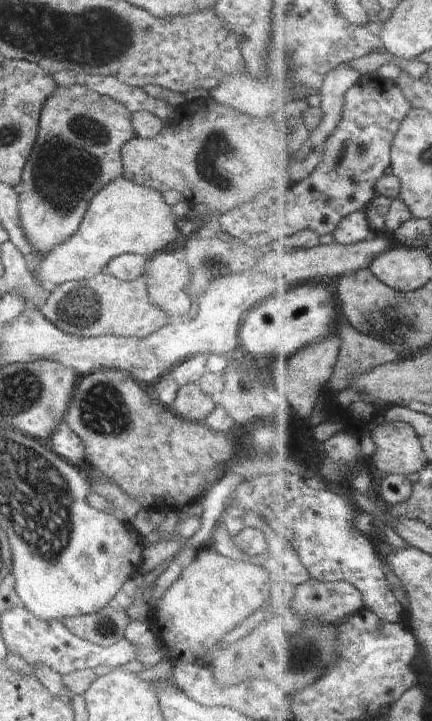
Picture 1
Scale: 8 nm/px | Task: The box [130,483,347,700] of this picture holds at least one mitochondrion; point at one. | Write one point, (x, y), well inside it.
(306, 655)

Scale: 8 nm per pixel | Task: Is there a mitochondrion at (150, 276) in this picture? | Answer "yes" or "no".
no

